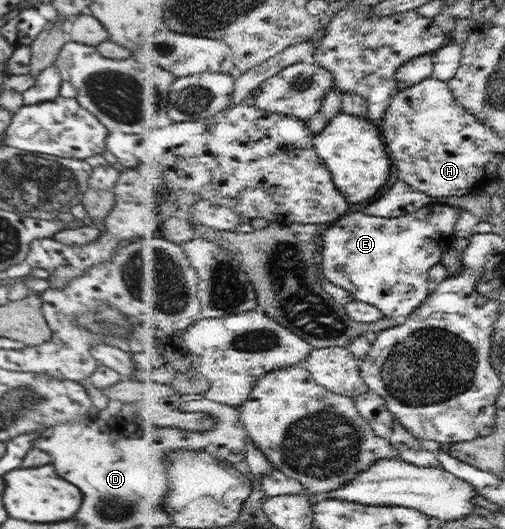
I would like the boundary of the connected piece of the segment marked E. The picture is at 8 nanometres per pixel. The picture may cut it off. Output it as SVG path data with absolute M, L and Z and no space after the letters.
M446 202L430 204L423 209L403 217L379 217L363 212L350 212L341 216L335 227L322 233L320 241L323 245L321 263L324 275L329 281L343 286L354 293L357 300L377 305L386 317L404 320L418 311L431 297L431 271L444 259L448 249L459 241L456 228L461 216L461 208Z

